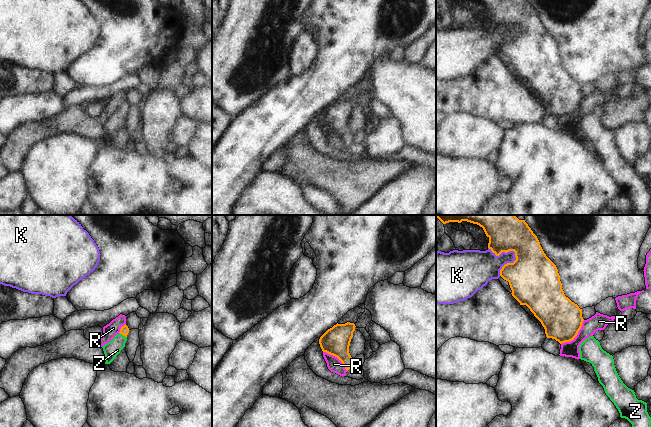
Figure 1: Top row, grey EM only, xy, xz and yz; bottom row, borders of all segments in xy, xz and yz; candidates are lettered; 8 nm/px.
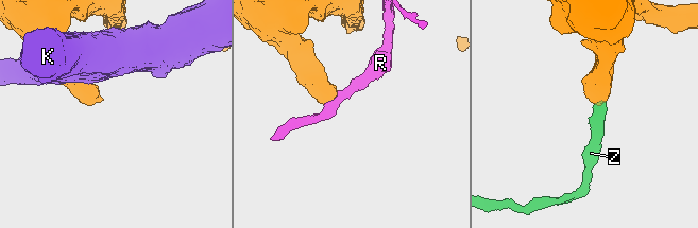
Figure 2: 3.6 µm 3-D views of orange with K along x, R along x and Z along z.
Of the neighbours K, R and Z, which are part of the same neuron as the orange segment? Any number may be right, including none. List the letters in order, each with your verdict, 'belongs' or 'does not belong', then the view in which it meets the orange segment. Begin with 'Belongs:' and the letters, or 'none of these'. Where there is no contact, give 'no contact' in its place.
Belongs: Z
K: does not belong; contact in yz
R: does not belong; contact in yz
Z: belongs; contact in xy

